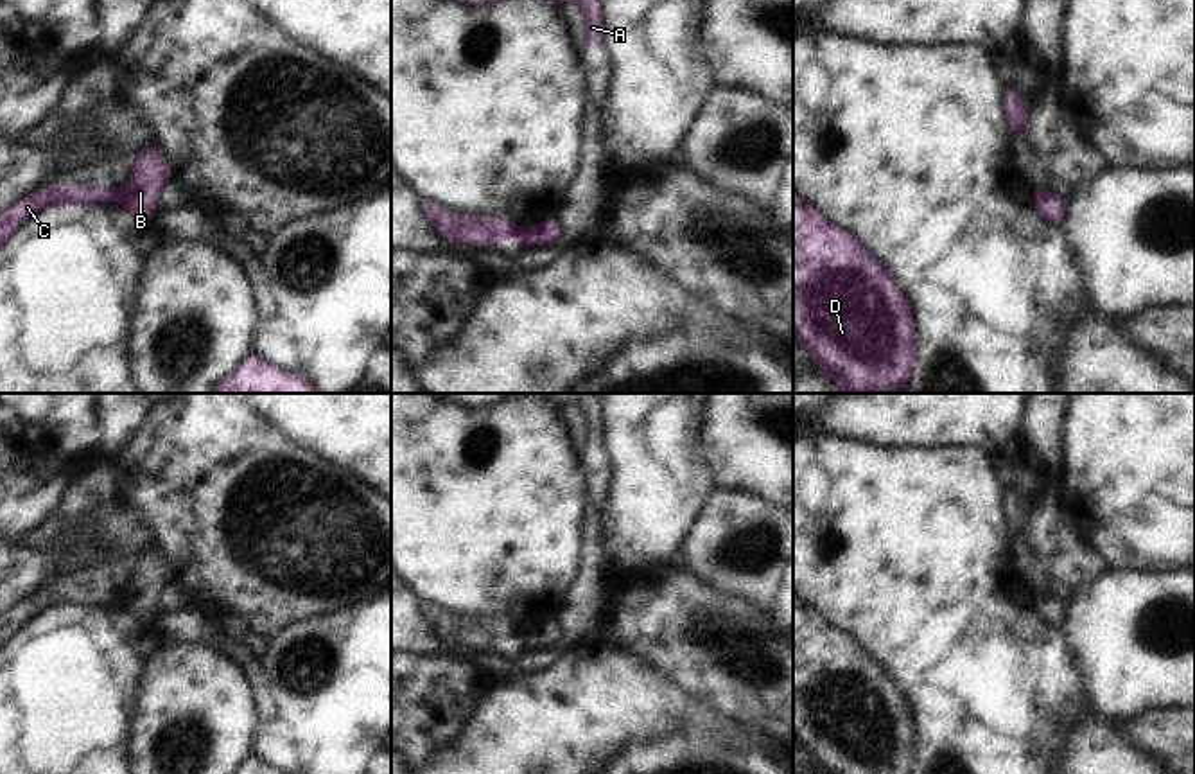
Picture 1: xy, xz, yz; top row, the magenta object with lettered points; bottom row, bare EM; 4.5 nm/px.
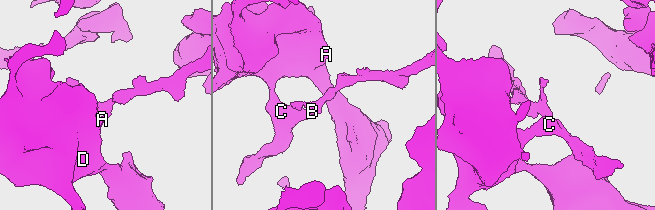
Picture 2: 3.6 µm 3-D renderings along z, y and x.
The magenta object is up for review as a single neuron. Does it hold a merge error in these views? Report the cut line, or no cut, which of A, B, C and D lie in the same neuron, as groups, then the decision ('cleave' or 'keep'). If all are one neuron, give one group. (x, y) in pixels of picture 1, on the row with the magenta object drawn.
xz (523, 230), (526, 243) | A C D / B | cleave

